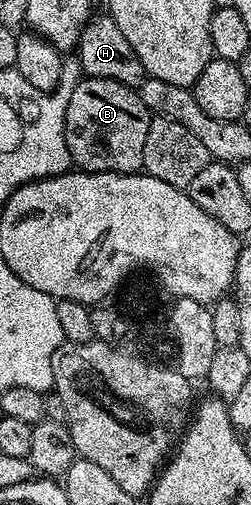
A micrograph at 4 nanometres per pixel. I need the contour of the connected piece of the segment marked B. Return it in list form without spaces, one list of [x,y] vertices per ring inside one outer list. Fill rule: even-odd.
[[[83,77],[75,85],[65,110],[67,149],[80,170],[135,175],[143,168],[143,144],[151,121],[147,105],[134,88],[110,79]]]

